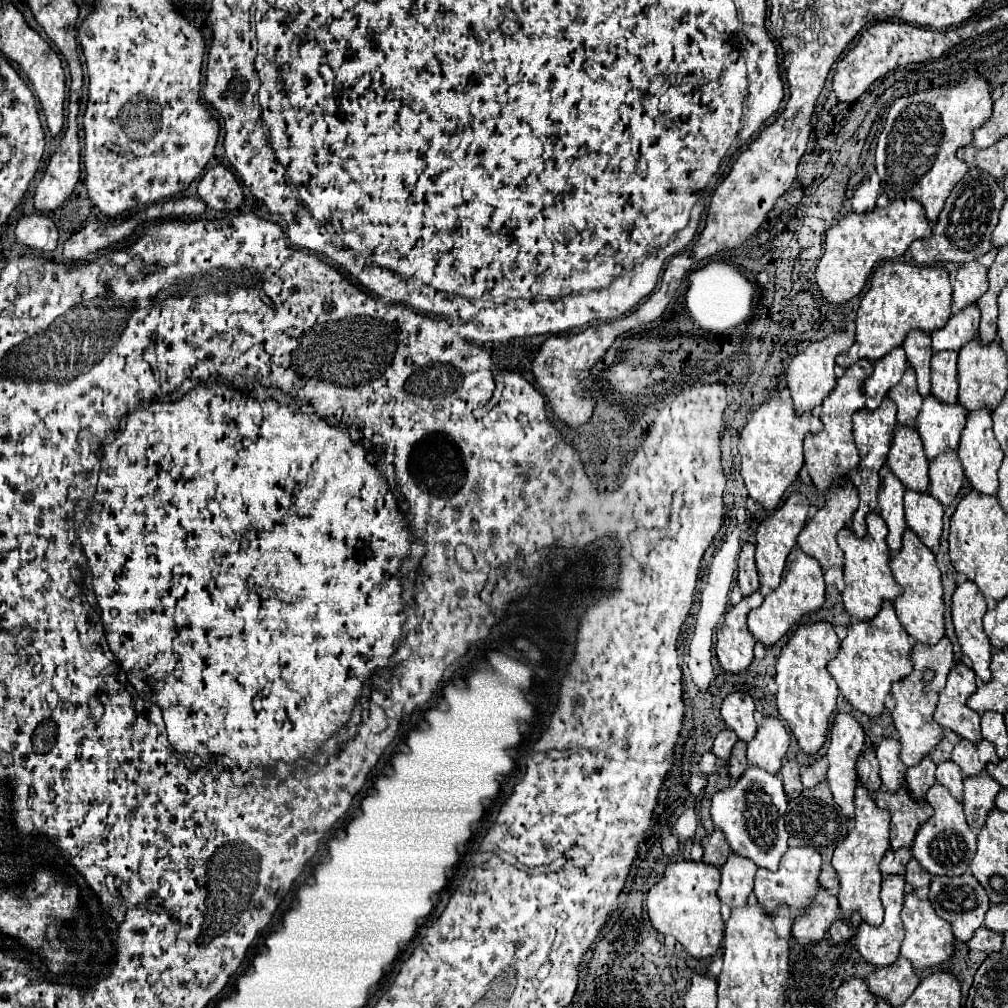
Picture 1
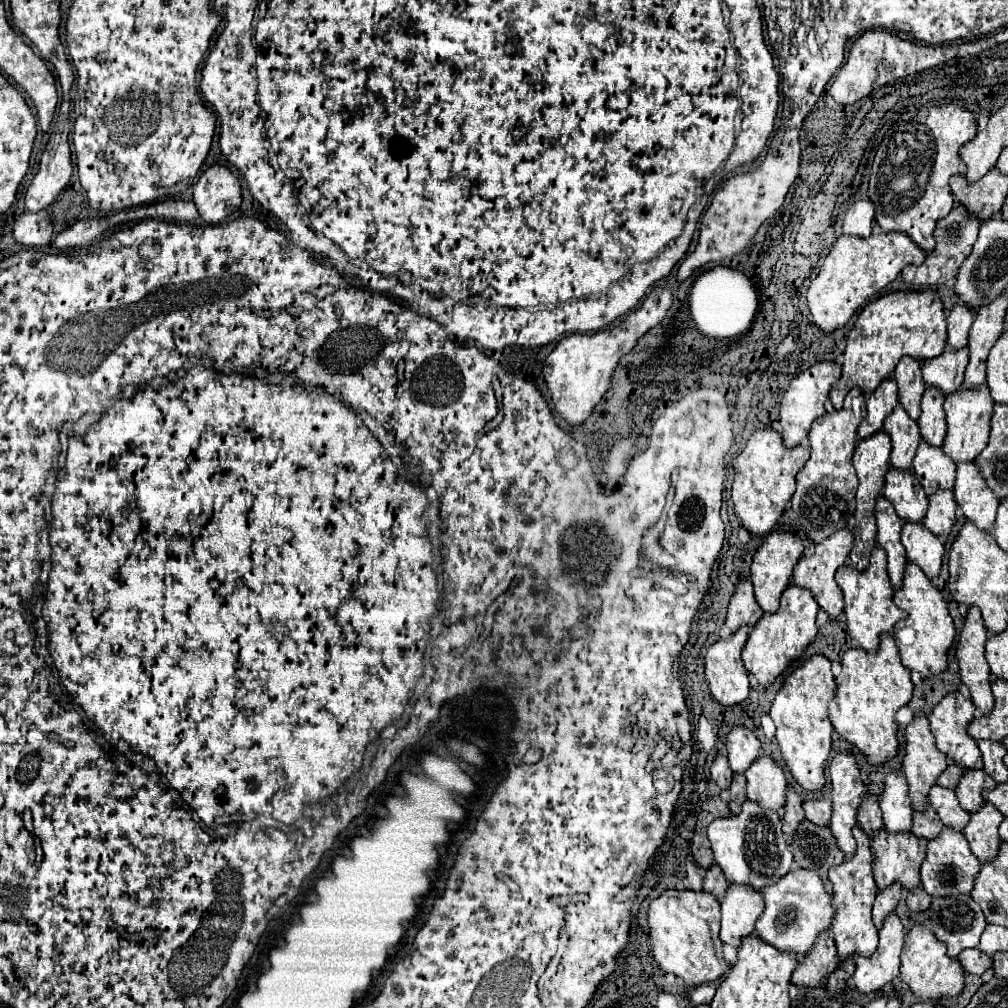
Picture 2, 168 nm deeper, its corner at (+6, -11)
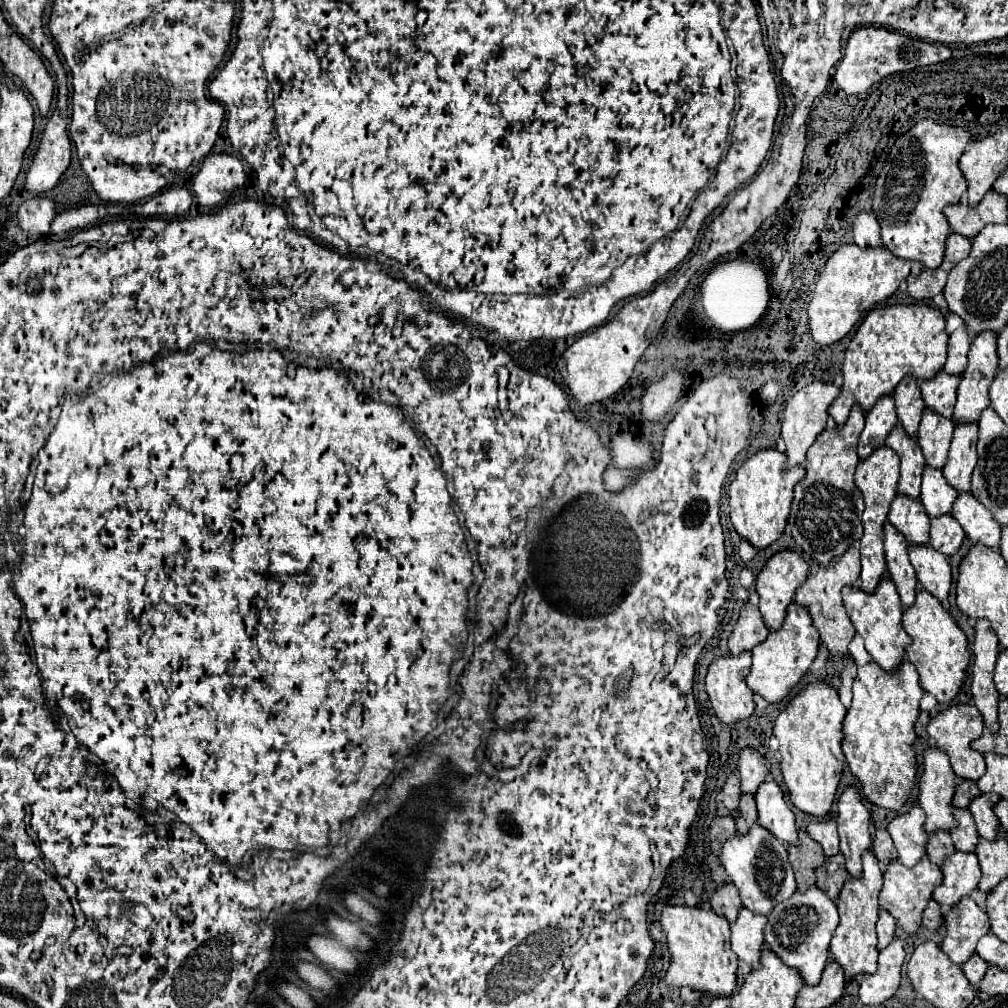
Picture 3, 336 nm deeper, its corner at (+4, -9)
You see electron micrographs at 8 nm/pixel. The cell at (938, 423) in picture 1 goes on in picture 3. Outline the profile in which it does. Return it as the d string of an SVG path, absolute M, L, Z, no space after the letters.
M926 466L922 474L922 490L920 500L928 512L930 518L946 514L952 510L952 504L956 500L956 488L948 484L942 470Z

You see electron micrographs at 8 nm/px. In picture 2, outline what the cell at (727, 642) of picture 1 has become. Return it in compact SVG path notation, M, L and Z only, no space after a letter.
M742 626L736 634L716 642L706 652L704 676L712 698L724 708L732 708L748 698L748 672L740 658L748 636L750 628Z

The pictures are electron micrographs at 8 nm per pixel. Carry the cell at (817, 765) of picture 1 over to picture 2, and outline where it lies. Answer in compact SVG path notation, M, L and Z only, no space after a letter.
M820 798L820 800L812 800L812 802L804 802L804 812L806 818L810 822L814 822L816 826L828 826L830 824L830 816L832 816L832 804L828 798Z

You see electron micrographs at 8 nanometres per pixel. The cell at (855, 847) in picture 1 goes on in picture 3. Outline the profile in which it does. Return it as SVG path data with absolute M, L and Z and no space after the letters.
M866 850L862 854L862 864L864 864L864 872L860 878L850 878L844 882L844 888L838 896L838 912L840 912L840 924L832 936L830 942L830 952L832 958L842 966L846 980L868 972L874 974L876 970L876 960L878 960L878 942L876 942L876 918L878 918L878 890L882 888L882 870L880 870L880 862L874 856L872 850Z

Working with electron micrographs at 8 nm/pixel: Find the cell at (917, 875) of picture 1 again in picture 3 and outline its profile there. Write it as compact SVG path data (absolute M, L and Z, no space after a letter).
M928 900L924 914L922 914L922 924L928 926L930 930L938 930L942 926L942 912L934 900Z

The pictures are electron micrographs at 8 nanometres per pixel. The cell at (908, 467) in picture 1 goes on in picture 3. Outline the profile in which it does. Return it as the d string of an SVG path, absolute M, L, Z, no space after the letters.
M896 494L890 504L888 520L906 536L910 544L926 544L930 518L918 498Z

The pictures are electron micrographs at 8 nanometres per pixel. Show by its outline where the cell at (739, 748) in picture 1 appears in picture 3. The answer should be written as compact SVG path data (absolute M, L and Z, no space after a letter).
M742 794L740 796L740 806L738 806L738 818L736 818L736 828L738 832L746 832L750 828L750 822L754 822L756 816L756 806L754 806L754 796Z

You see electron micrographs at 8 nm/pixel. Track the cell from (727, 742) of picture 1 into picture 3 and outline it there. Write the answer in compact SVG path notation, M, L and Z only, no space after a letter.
M734 770L722 786L722 802L728 810L736 810L738 798L740 798L740 778L738 778L738 772Z

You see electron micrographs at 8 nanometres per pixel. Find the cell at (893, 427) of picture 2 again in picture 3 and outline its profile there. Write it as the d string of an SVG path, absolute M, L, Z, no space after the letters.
M894 426L890 436L886 438L886 446L890 446L902 460L900 464L900 482L898 490L906 496L918 498L920 496L920 480L922 480L922 470L926 466L922 450L916 442L916 438L908 436L904 426Z

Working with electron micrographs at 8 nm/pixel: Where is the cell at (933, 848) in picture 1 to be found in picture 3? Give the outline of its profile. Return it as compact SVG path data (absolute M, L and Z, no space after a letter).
M954 850L946 856L940 870L944 874L944 882L934 888L932 898L944 908L954 906L954 902L968 896L978 886L982 876L976 854L962 850Z

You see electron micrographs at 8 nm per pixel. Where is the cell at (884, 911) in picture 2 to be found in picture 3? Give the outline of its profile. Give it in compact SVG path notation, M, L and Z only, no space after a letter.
M880 910L880 916L878 916L878 924L876 924L876 932L878 932L878 950L886 948L890 944L890 940L894 938L894 930L896 930L898 922L896 918L886 912L886 910Z

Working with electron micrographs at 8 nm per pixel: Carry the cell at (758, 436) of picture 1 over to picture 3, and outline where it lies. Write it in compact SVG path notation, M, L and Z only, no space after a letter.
M764 448L748 458L738 468L736 478L730 484L730 520L736 532L750 540L756 548L766 548L772 544L784 532L794 498L794 486L800 478L804 478L804 466L786 468L786 454L782 454L778 448Z

